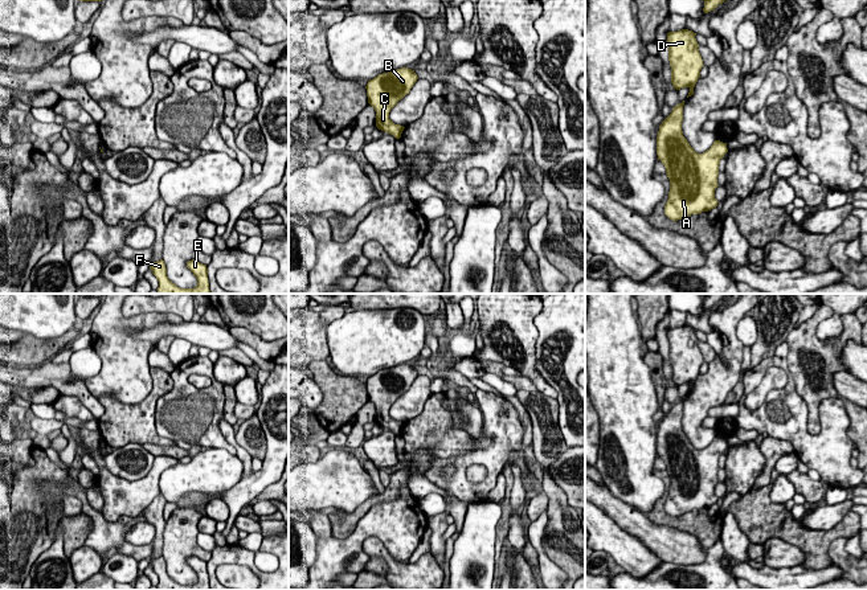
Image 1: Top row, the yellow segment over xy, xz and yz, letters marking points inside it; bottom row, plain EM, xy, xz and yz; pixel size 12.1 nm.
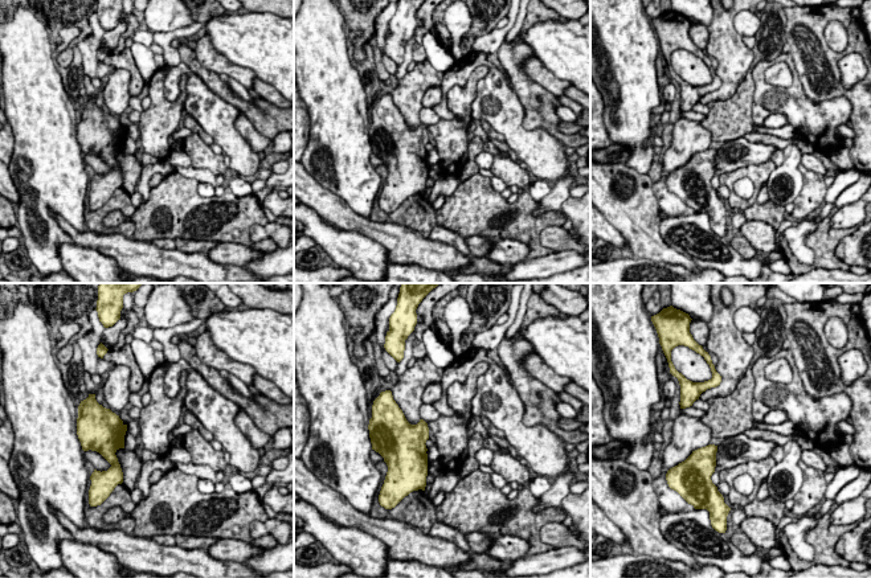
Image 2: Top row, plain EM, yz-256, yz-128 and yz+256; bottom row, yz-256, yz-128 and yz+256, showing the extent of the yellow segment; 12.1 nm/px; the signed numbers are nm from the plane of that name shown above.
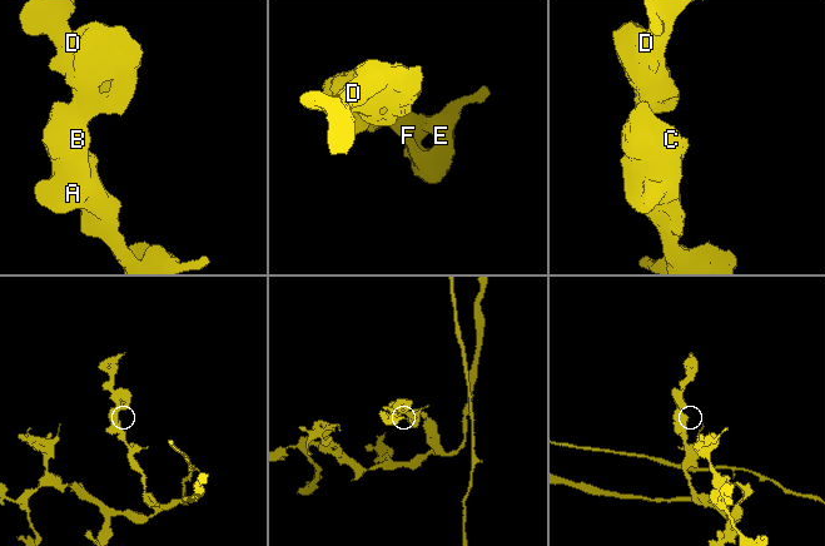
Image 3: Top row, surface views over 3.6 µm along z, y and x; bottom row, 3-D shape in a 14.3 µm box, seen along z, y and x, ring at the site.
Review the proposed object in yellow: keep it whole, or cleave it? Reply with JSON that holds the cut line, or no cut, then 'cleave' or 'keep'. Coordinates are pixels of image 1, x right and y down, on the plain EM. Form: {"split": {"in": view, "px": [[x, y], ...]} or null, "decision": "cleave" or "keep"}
{"split": null, "decision": "keep"}

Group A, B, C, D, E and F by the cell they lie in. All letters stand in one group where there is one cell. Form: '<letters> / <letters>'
A B C D E F

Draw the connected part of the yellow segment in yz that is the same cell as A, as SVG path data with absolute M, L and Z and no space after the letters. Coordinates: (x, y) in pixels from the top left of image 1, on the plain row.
M684 397L672 405L657 433L658 456L664 462L671 480L664 511L672 517L717 503L719 460L728 448L727 439L720 437L715 437L703 450L694 447L682 427L683 402Z

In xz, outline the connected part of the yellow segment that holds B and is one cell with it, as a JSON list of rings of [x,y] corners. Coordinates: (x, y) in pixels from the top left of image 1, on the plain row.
[[[408,364],[396,365],[393,368],[383,369],[369,376],[365,385],[368,400],[376,407],[376,423],[393,431],[396,435],[401,434],[404,422],[394,421],[389,415],[390,406],[409,390],[418,373],[414,366]]]

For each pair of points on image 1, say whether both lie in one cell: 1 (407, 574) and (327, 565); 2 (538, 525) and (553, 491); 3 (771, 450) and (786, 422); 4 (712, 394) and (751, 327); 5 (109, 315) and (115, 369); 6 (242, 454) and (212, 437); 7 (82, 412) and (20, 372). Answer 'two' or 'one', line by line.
1: two
2: two
3: two
4: two
5: one
6: two
7: two

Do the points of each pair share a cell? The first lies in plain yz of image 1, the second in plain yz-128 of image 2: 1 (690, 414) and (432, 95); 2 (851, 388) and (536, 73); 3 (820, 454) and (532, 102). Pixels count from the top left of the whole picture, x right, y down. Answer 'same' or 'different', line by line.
1: different
2: same
3: different

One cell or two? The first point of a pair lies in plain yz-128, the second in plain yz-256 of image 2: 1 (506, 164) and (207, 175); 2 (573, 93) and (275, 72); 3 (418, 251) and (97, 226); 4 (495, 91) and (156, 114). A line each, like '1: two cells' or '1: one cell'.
1: two cells
2: two cells
3: two cells
4: two cells

